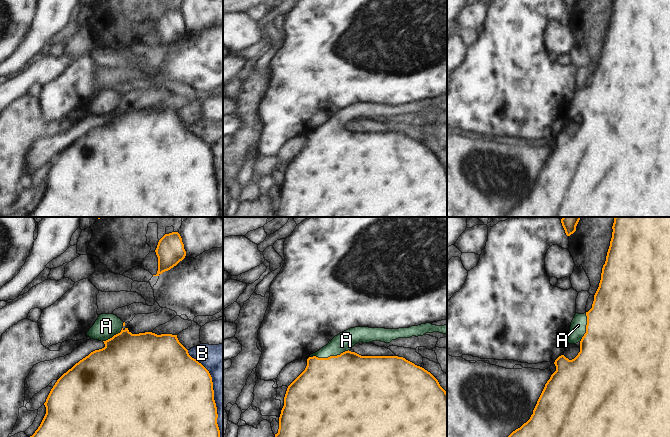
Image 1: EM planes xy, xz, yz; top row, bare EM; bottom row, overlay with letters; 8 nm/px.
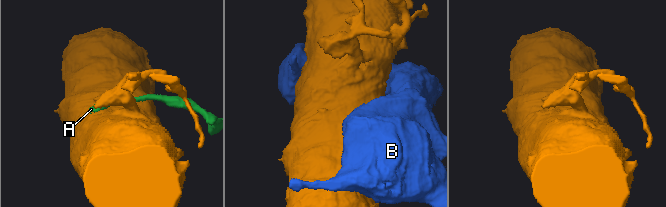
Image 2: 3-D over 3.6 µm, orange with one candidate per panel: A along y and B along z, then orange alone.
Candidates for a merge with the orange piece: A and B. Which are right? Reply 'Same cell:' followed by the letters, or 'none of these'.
Same cell: A

